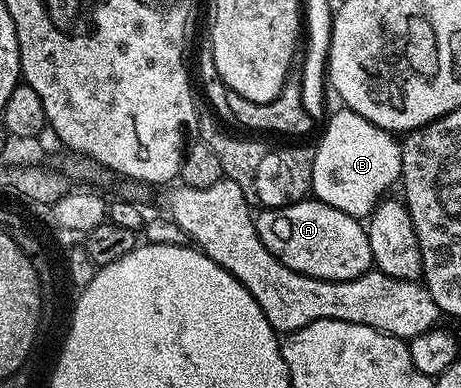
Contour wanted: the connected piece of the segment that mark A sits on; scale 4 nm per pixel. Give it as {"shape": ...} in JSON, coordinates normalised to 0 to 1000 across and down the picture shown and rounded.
{"shape":[[[668,510],[607,536],[573,536],[551,559],[553,590],[566,624],[627,696],[644,696],[690,722],[764,722],[807,698],[796,590],[772,559],[748,552],[705,521]]]}

